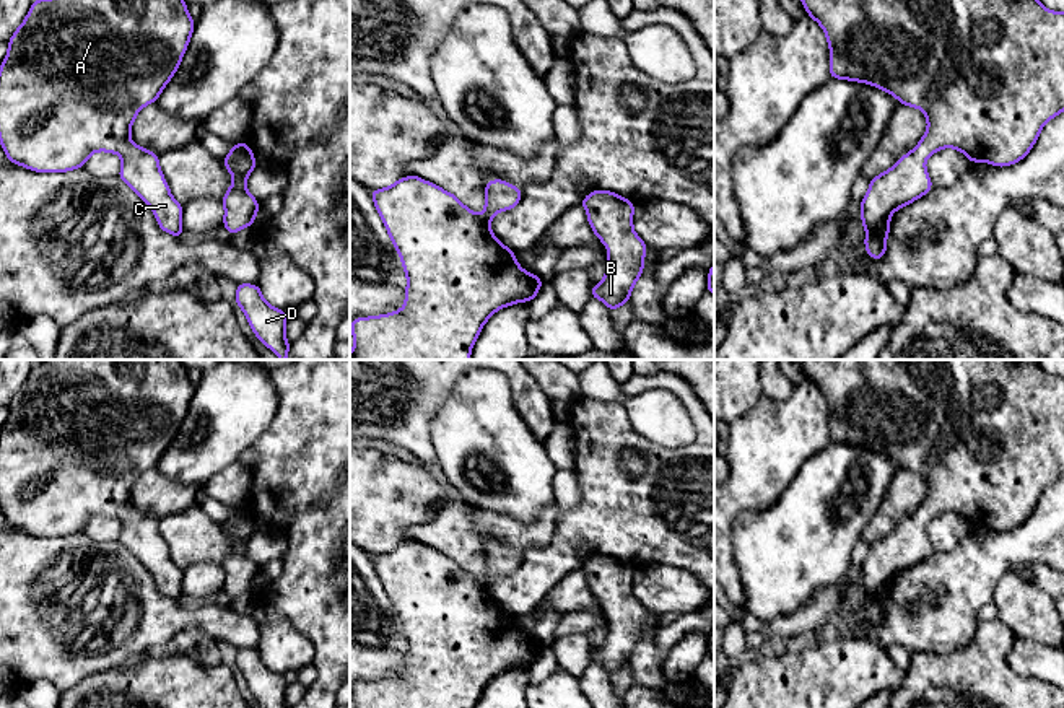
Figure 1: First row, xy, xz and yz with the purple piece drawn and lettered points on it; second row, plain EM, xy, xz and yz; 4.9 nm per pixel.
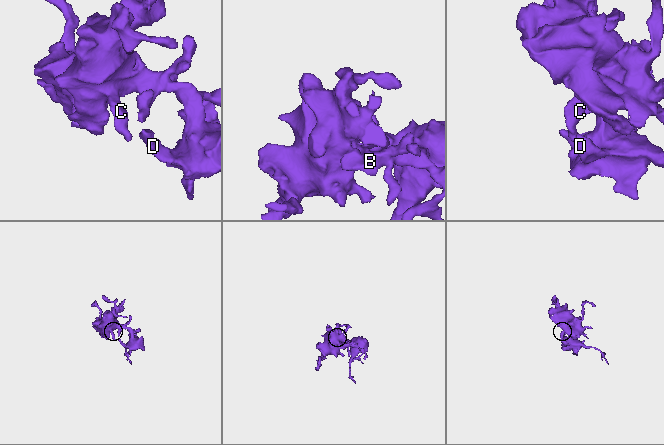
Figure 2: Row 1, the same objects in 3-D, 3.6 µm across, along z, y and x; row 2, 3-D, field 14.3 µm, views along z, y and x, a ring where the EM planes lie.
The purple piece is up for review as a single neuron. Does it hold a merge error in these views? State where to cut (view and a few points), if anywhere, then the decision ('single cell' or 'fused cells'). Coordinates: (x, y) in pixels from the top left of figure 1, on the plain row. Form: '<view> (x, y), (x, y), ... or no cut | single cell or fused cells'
no cut | single cell

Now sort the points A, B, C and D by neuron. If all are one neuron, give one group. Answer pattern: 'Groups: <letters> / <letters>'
Groups: A B C D

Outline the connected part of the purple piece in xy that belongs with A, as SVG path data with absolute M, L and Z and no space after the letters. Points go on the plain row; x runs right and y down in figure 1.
M60 360L37 363L8 405L0 430L0 508L7 524L37 537L83 532L94 516L122 522L122 544L155 578L159 592L177 604L182 573L159 534L159 521L130 505L138 475L155 467L174 441L187 415L195 386L181 360Z

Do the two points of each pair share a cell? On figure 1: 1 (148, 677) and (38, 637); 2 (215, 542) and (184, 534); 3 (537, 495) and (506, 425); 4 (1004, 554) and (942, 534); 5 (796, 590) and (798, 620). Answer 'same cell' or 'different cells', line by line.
1: different cells
2: same cell
3: same cell
4: different cells
5: different cells

